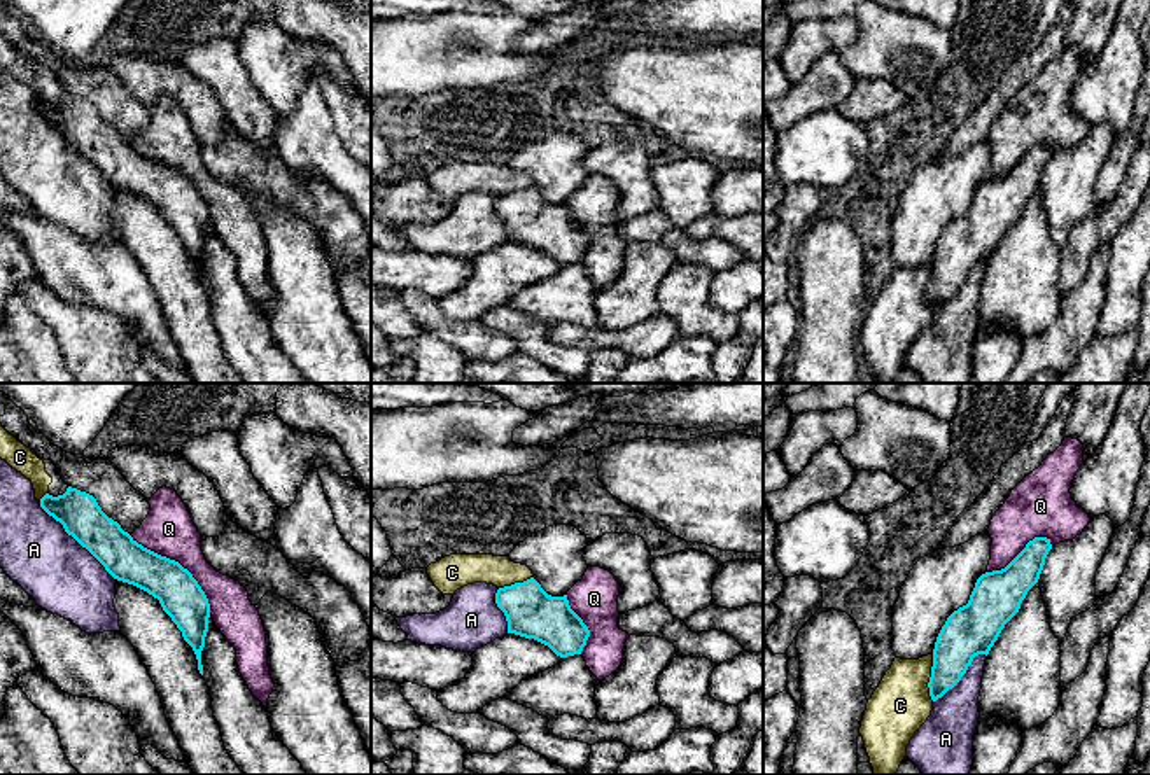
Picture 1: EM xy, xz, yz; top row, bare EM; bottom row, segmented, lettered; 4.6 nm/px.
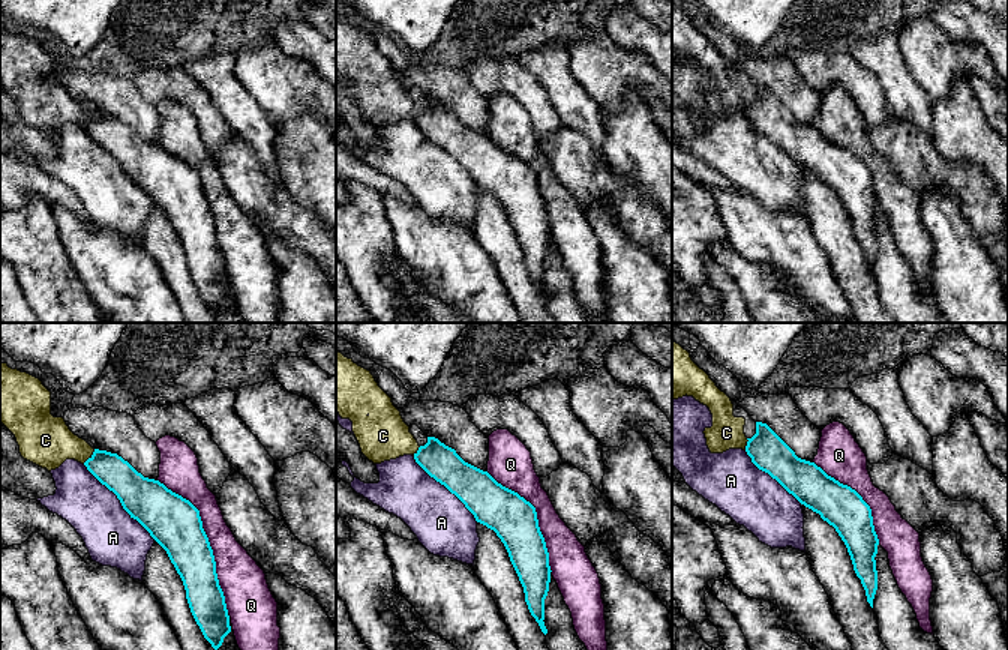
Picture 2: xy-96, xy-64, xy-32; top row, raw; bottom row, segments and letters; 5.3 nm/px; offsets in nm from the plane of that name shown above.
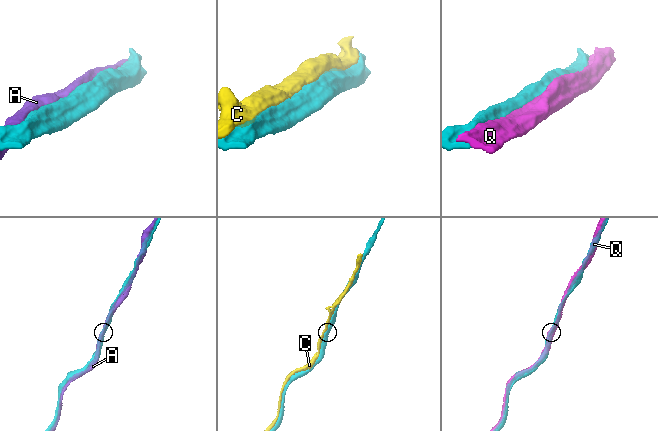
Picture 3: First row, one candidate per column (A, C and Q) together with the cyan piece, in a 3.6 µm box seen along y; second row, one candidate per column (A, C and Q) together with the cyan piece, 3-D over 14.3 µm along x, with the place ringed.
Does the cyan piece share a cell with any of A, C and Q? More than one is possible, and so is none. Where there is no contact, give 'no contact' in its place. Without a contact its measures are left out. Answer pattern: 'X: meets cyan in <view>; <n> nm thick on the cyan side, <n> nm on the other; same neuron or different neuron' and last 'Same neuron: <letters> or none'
A: meets cyan in xy; 200 nm thick on the cyan side, 340 nm on the other; different neuron
C: meets cyan in yz; 220 nm thick on the cyan side, 280 nm on the other; different neuron
Q: meets cyan in xy; 200 nm thick on the cyan side, 240 nm on the other; different neuron
Same neuron: none

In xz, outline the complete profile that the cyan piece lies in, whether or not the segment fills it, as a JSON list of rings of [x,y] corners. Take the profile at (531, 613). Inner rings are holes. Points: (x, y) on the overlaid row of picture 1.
[[[534,577],[499,588],[495,593],[495,604],[506,616],[508,633],[534,639],[548,646],[560,658],[581,654],[583,647],[586,646],[590,630],[571,609],[567,595],[548,595]]]

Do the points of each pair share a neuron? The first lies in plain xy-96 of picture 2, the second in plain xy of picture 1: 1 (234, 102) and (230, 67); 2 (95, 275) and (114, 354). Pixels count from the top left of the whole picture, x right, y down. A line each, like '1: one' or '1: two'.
1: one
2: two

